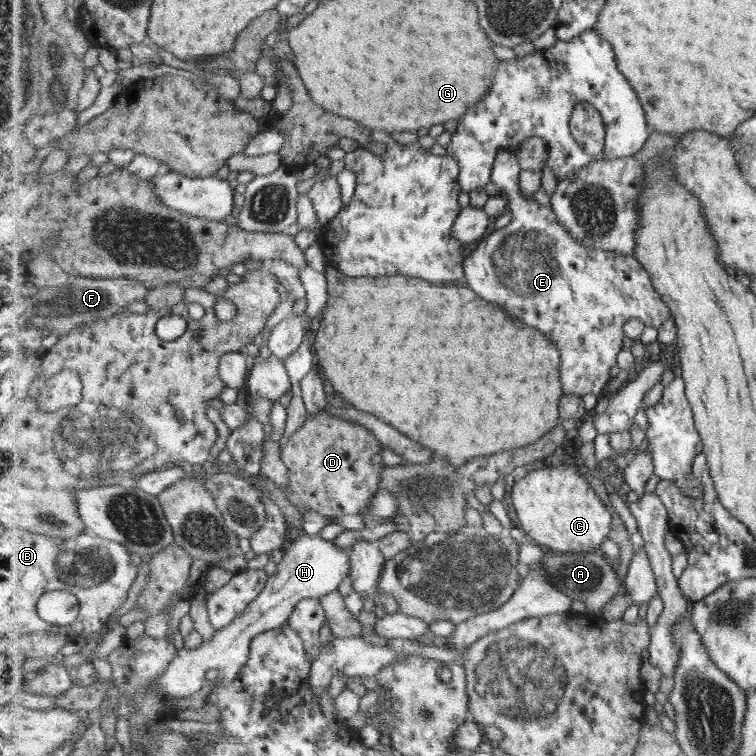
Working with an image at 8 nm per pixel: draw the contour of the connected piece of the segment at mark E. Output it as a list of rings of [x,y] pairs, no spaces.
[[[522,193],[509,199],[508,208],[513,220],[509,223],[509,226],[493,231],[478,242],[476,249],[464,260],[465,278],[469,280],[469,286],[475,288],[475,292],[479,292],[479,296],[483,296],[485,300],[491,300],[491,302],[497,302],[497,304],[505,306],[513,316],[523,318],[523,322],[527,322],[529,326],[535,326],[535,328],[543,330],[547,336],[551,336],[551,340],[558,345],[559,350],[562,352],[563,388],[565,388],[567,394],[576,394],[580,397],[585,396],[585,394],[601,394],[603,388],[607,387],[609,380],[612,378],[611,370],[618,366],[618,354],[624,349],[623,342],[625,342],[626,336],[624,327],[627,324],[627,320],[638,318],[646,325],[658,330],[672,316],[672,312],[669,306],[667,306],[667,302],[663,300],[663,296],[655,288],[654,281],[651,280],[651,274],[647,272],[647,269],[643,268],[643,264],[637,260],[635,255],[625,255],[615,251],[589,247],[587,243],[571,235],[571,231],[559,222],[557,214],[553,212],[553,208],[551,208],[549,203],[543,206],[543,204],[539,204],[533,198]]]

